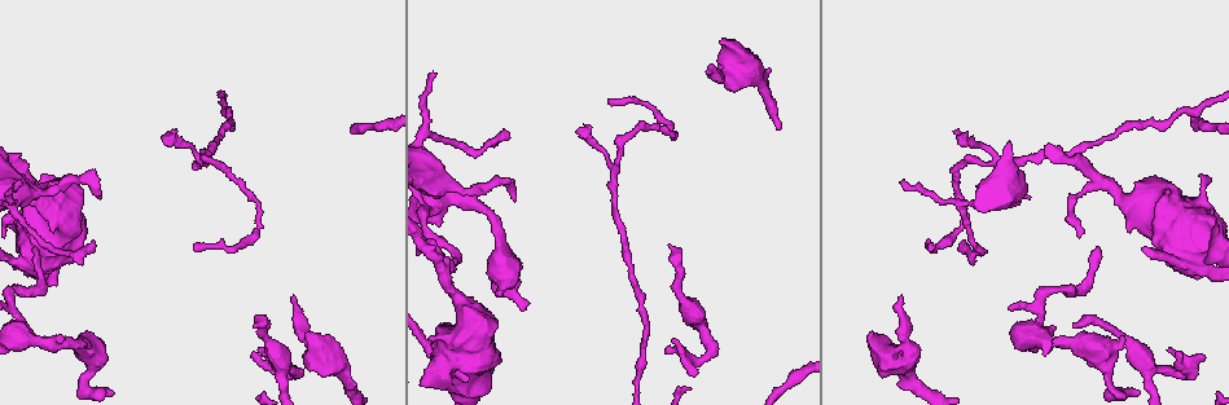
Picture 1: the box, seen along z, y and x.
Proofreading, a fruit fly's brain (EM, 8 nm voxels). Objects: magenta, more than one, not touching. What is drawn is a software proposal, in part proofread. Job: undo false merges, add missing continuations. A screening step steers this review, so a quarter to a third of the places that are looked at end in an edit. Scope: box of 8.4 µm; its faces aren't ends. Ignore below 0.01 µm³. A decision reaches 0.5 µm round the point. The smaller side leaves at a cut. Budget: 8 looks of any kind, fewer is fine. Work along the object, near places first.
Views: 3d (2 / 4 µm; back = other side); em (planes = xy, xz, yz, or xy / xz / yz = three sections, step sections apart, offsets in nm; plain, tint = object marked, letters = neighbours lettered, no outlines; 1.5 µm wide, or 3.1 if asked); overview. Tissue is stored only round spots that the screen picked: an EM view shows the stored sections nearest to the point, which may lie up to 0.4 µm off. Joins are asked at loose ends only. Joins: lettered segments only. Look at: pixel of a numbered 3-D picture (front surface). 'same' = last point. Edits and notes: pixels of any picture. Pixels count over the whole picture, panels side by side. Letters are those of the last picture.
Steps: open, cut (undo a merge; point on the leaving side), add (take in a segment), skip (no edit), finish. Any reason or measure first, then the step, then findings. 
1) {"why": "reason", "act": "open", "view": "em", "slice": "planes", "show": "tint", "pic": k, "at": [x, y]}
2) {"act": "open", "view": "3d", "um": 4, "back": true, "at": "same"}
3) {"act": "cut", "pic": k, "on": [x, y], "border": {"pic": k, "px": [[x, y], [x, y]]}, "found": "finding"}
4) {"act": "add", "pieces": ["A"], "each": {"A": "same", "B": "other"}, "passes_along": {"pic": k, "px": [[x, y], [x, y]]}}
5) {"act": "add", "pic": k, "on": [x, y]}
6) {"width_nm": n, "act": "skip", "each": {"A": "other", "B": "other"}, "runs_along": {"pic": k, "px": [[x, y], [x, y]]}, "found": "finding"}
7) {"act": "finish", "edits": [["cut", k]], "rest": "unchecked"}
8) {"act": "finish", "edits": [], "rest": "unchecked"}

{"why": "thin end", "act": "open", "view": "3d", "um": 2, "pic": 1, "at": [451, 266]}

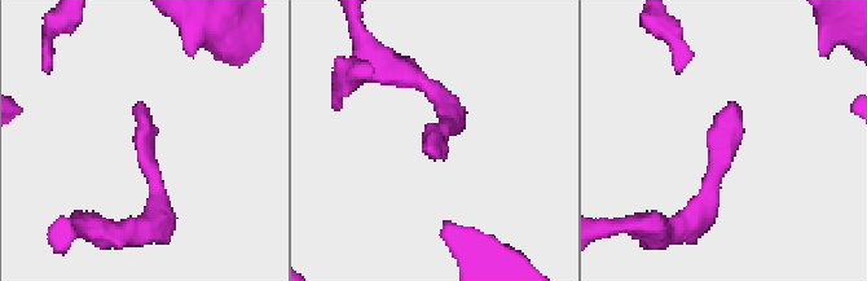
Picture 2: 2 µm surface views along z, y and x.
{"act": "open", "view": "em", "slice": "planes", "show": "letters", "pic": 2, "at": [435, 149]}

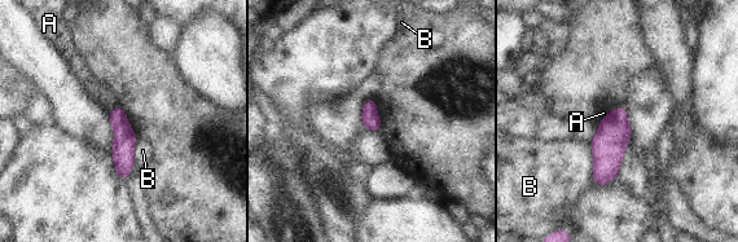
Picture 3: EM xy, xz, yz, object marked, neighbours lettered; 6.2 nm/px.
{"act": "skip", "each": {"A": "other", "B": "other"}, "border": {"pic": 3, "px": [[589, 141], [593, 158], [593, 179]]}, "found": "no lettered segment goes on from it"}

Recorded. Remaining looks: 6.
{"act": "open", "view": "em", "slice": "xz", "step": 8, "show": "letters", "pic": 1, "at": [1074, 326]}

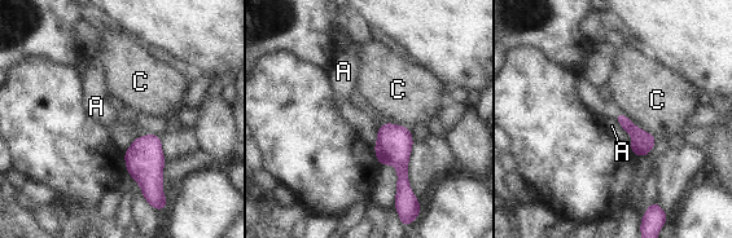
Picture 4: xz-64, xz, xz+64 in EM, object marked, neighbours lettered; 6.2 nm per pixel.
{"act": "skip", "each": {"A": "other", "C": "other"}, "border": {"pic": 4, "px": [[621, 111], [636, 126], [657, 137]]}, "found": "no lettered segment goes on from it"}

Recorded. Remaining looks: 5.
{"why": "two arms in line, one across", "act": "open", "view": "3d", "um": 2, "pic": 1, "at": [992, 161]}

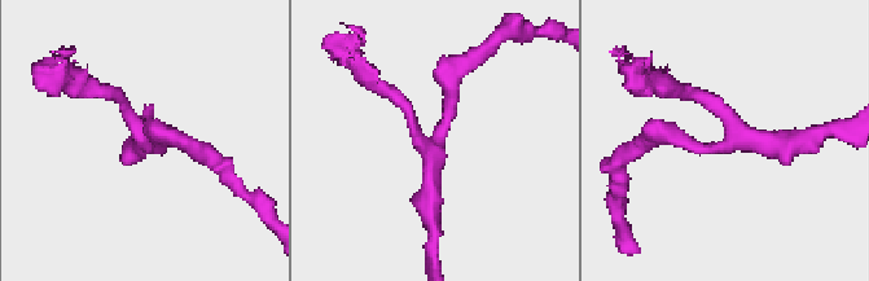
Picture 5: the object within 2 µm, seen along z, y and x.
{"why": "now the EM", "act": "open", "view": "em", "slice": "planes", "show": "letters", "pic": 5, "at": [730, 148]}

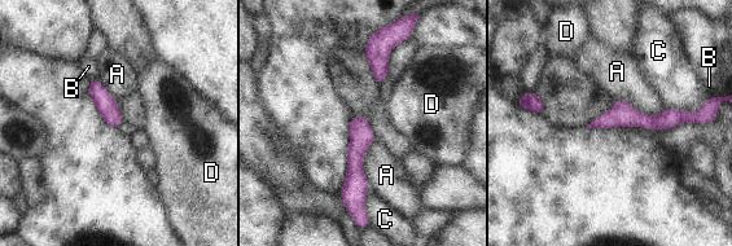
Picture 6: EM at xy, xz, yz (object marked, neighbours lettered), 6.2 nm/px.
{"act": "skip", "each": {"A": "other", "B": "other", "C": "other", "D": "other"}, "found": "all the same neuron"}

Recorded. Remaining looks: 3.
{"act": "finish", "edits": [], "rest": "unchecked"}

